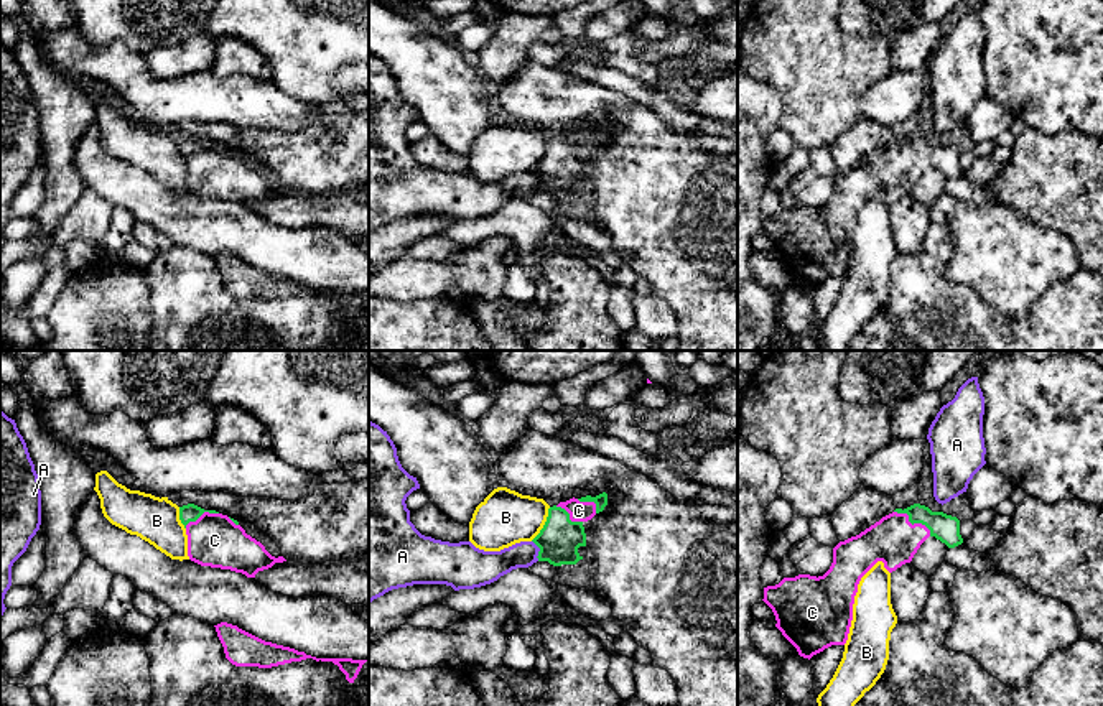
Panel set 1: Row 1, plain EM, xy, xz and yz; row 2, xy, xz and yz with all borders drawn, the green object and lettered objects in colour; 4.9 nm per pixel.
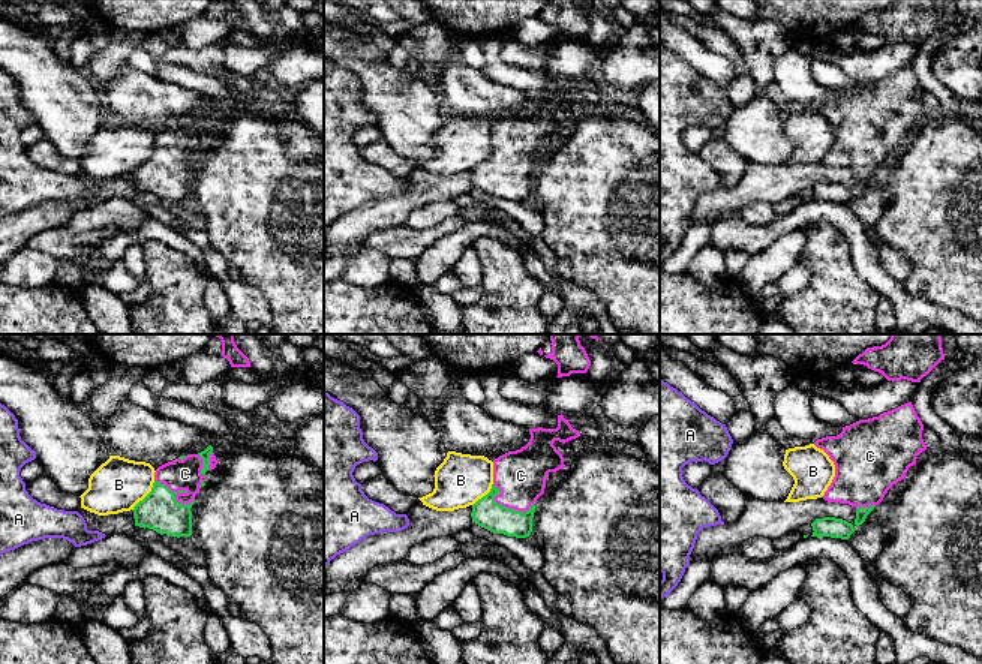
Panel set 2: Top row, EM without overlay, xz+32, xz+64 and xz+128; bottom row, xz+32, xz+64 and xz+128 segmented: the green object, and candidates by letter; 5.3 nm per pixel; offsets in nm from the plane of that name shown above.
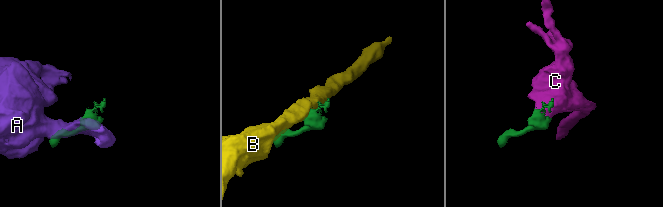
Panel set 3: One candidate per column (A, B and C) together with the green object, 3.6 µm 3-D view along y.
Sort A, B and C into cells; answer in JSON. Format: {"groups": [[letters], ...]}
{"groups": [["A"], ["B"], ["C"]]}

